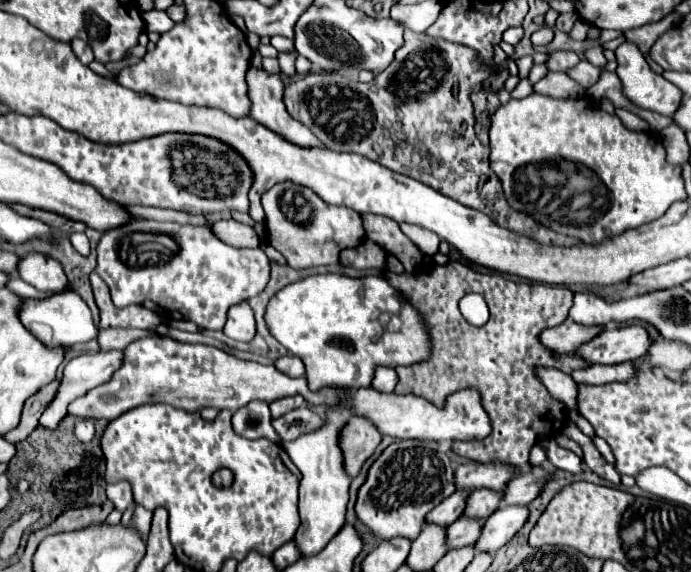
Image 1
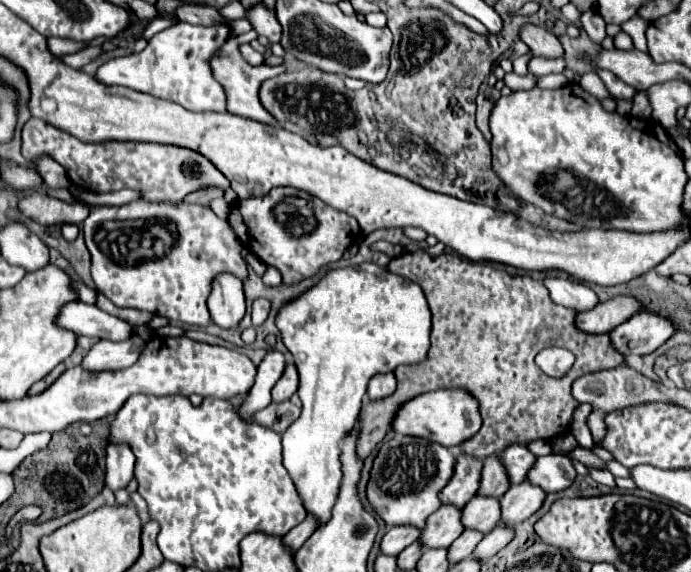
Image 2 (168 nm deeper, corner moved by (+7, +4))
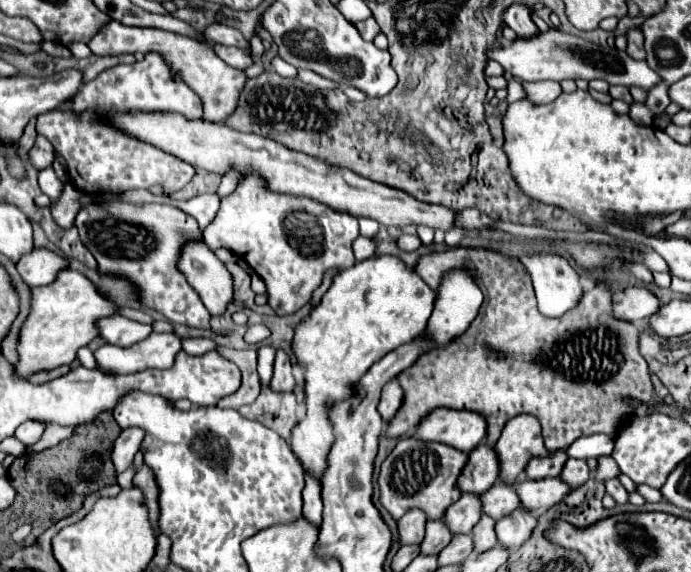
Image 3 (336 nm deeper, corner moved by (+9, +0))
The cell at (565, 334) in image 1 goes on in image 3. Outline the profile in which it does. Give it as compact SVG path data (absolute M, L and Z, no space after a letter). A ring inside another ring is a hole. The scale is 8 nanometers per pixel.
M627 288L613 294L613 318L637 322L649 318L659 308L659 300L647 288Z

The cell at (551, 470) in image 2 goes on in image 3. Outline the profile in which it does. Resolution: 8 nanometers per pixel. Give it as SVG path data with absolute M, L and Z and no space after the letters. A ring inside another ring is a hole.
M569 458L563 466L563 470L559 472L559 478L563 478L563 482L575 490L579 486L583 486L587 480L589 480L589 466L585 460L575 460L575 458Z

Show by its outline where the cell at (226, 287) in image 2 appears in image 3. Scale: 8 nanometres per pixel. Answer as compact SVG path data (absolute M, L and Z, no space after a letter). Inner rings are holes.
M191 242L179 260L179 270L197 290L211 316L225 314L233 302L233 276L203 242Z

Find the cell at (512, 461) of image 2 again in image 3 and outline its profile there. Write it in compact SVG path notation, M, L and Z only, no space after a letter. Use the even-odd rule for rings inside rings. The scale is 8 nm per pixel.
M563 450L555 452L551 458L531 458L529 464L525 466L525 474L529 480L553 478L559 474L565 460L567 460L567 454Z

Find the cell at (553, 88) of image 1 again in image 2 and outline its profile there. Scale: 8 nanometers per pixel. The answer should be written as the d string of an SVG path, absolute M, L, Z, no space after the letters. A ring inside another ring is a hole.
M513 72L505 74L505 86L509 86L511 90L531 90L535 86L535 76L527 74L527 76L517 76Z

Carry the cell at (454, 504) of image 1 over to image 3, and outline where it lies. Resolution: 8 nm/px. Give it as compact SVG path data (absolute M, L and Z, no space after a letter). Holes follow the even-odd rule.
M477 446L473 452L469 452L469 460L459 476L457 488L463 494L477 494L481 496L497 482L497 458L495 450L487 446Z

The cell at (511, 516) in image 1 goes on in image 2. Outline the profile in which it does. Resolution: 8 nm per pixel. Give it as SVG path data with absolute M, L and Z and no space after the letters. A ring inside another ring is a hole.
M521 482L519 486L511 486L505 492L505 496L501 496L501 506L503 506L501 524L515 526L523 522L541 508L545 496L547 492L541 490L539 486L533 486L531 482Z

